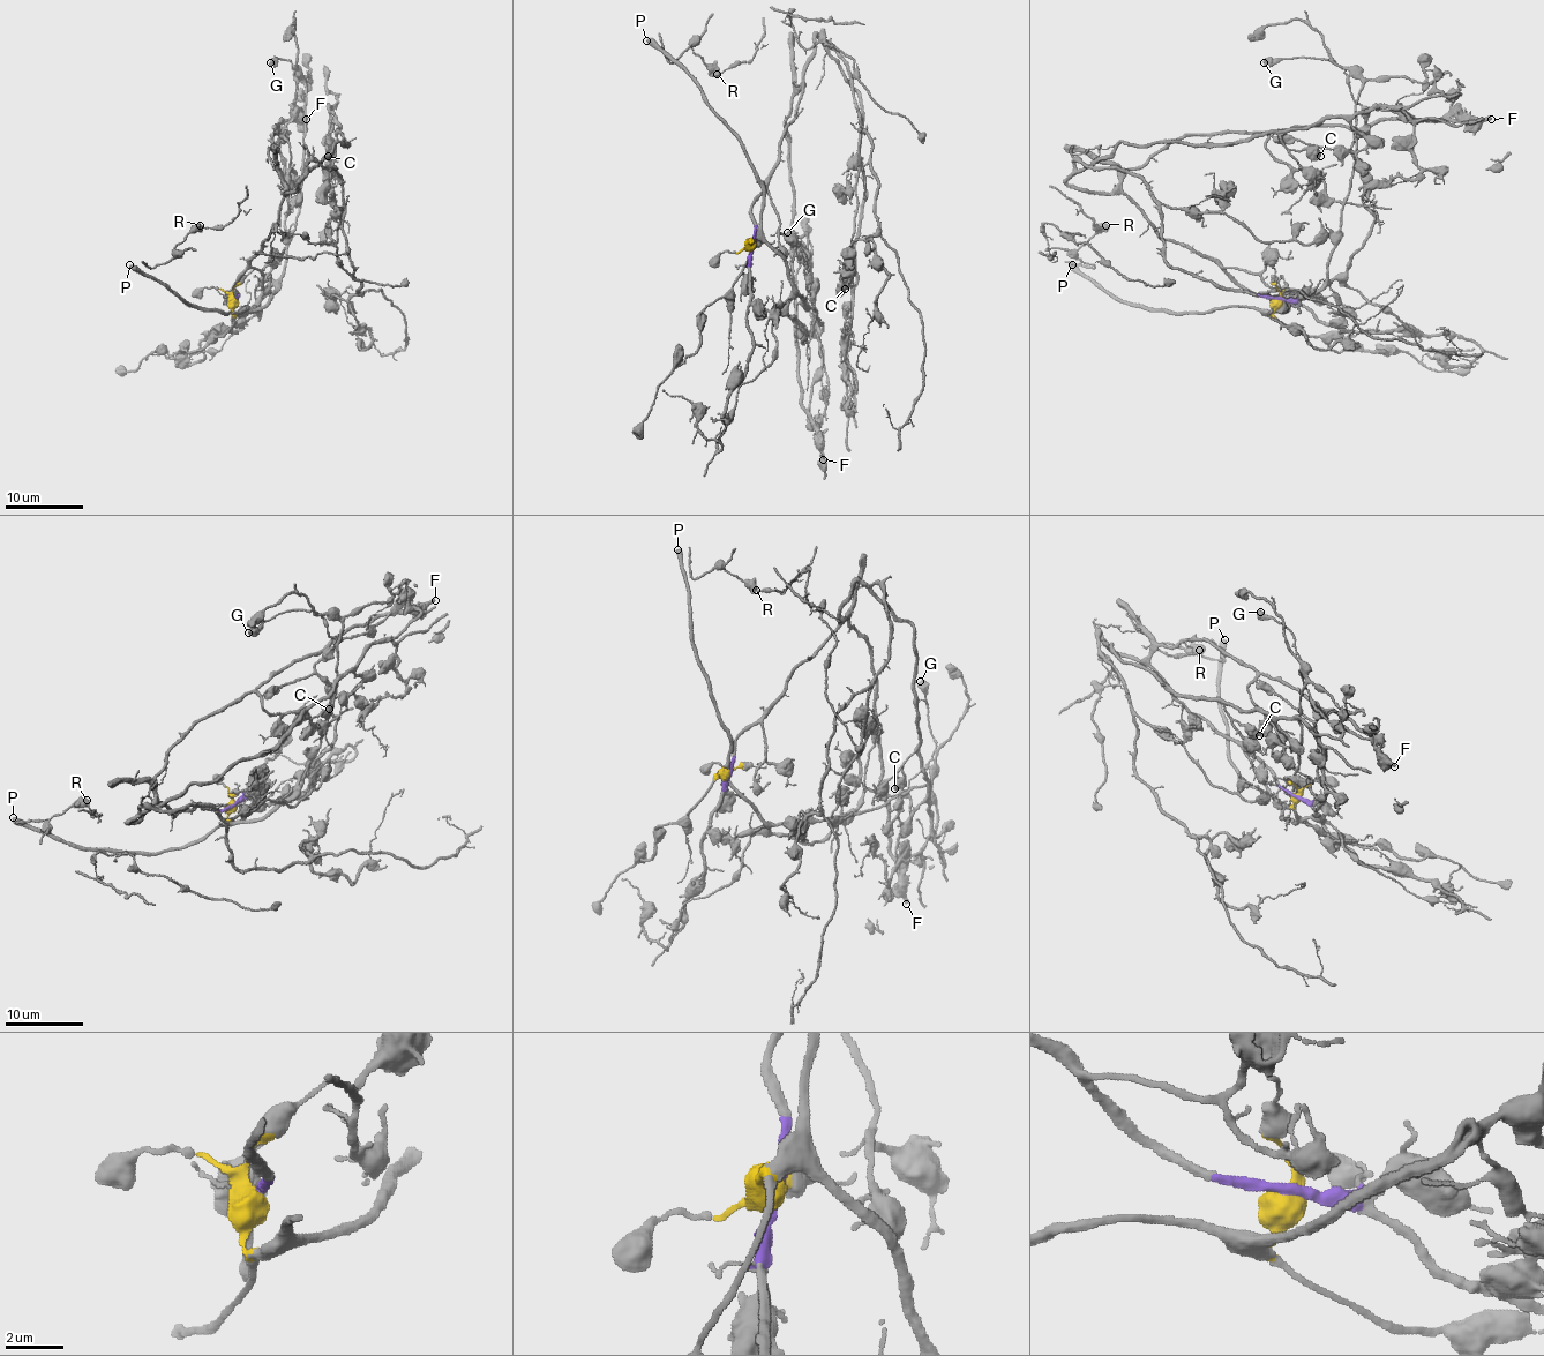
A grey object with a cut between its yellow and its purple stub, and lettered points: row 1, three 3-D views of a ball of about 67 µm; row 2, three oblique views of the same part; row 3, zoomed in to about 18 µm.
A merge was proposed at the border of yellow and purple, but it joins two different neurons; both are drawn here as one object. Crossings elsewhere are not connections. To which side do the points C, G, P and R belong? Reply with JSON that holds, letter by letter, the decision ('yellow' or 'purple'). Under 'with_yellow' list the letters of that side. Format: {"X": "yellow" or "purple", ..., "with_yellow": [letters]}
{"C": "purple", "G": "yellow", "P": "yellow", "R": "yellow", "with_yellow": ["G", "P", "R"]}

